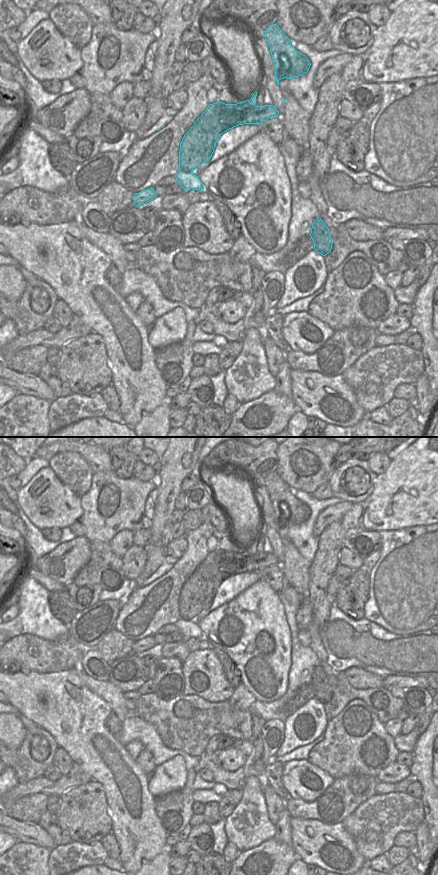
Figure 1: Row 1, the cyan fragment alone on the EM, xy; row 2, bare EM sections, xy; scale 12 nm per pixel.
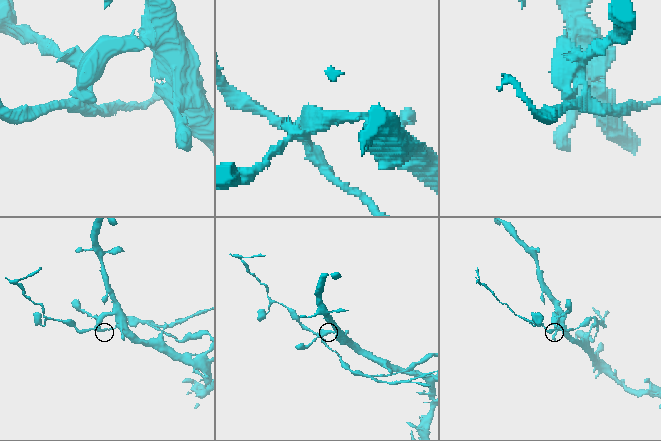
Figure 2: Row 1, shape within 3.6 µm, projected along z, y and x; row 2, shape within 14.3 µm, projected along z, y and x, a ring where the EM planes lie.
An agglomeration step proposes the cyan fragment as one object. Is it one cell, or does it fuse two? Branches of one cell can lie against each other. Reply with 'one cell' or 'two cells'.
two cells

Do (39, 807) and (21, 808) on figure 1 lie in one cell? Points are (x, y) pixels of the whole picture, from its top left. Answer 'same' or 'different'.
same

